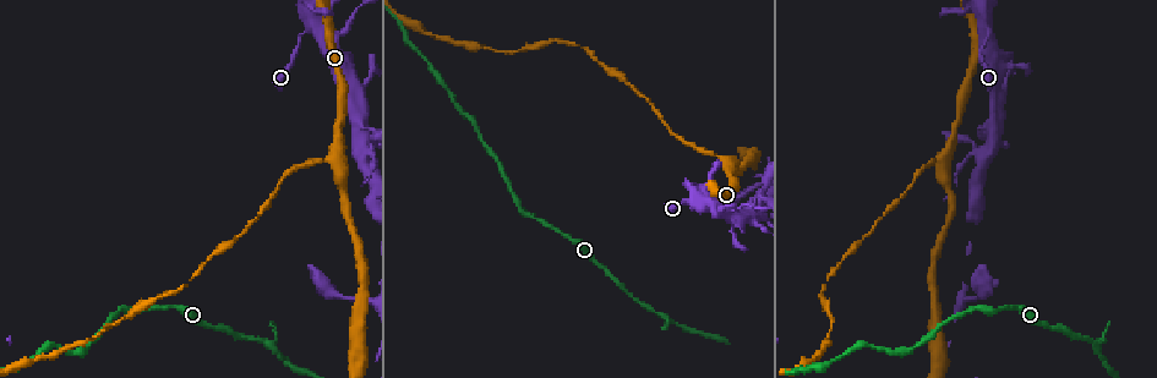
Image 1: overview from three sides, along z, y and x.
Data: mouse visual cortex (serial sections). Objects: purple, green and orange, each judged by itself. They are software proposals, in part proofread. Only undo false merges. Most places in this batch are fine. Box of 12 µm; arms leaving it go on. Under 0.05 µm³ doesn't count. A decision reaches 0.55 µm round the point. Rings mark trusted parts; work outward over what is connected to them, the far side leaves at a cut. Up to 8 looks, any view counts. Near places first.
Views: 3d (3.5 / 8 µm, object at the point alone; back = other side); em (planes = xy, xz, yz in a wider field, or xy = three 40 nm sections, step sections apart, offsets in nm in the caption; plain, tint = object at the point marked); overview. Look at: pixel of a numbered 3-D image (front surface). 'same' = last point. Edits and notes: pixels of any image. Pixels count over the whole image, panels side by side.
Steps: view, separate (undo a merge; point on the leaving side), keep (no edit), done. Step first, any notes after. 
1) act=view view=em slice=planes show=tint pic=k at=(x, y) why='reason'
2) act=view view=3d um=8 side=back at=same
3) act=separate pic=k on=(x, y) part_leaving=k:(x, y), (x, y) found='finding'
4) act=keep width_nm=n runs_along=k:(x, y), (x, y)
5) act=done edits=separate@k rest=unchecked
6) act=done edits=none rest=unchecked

act=view view=3d um=3.5 pic=1 at=(944, 151) why='three-way junction'

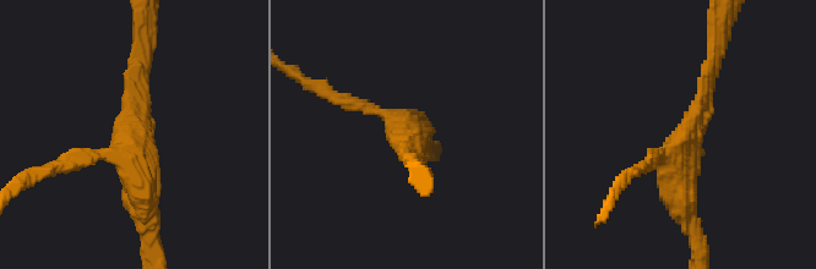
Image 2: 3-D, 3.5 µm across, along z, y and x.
act=view view=em slice=xy step=3 show=plain pic=2 at=(132, 140) arms=3 arm_widths_nm=150,200,400

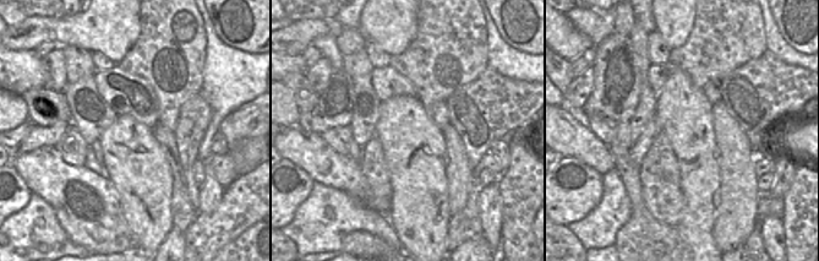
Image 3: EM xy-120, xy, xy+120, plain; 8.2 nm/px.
act=view view=em slice=xy step=3 show=tint at=same

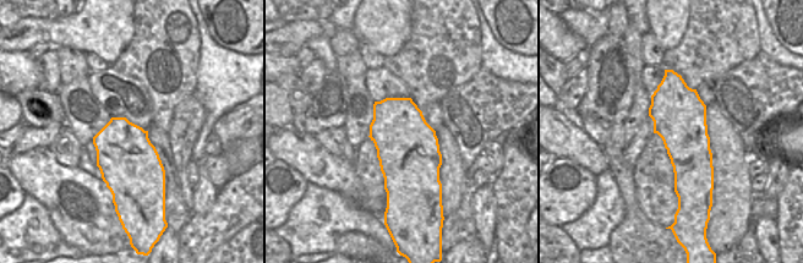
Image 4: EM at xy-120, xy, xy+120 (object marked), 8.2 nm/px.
act=keep runs_along=2:(714, 65), (683, 140), (689, 219) found='continuous, no second cell'

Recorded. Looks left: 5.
act=view view=3d um=8 pic=1 at=(314, 26)

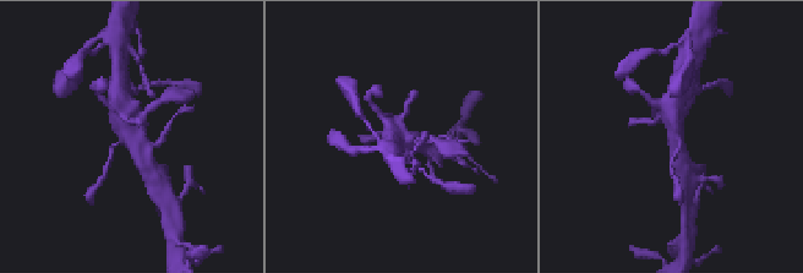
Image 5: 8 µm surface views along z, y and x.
act=view view=3d um=3.5 side=back pic=5 at=(677, 137)

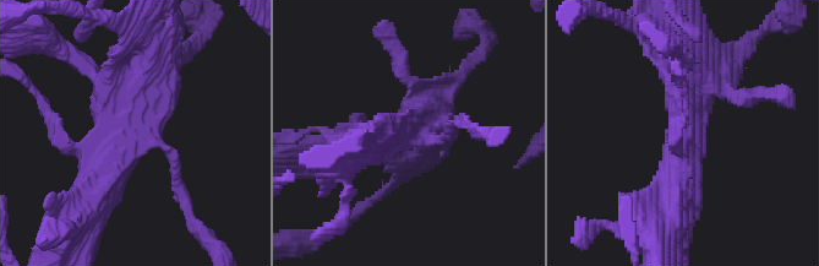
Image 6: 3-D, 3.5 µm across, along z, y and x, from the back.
act=view view=em slice=planes show=tint pic=6 at=(685, 132)

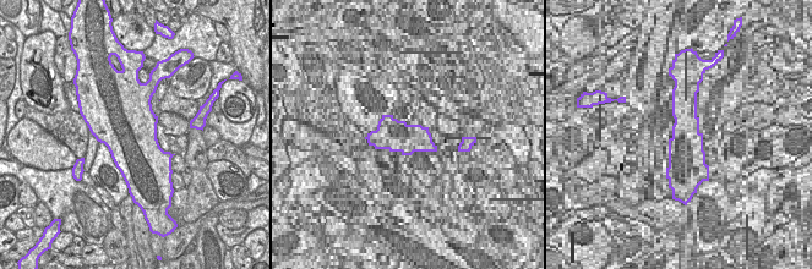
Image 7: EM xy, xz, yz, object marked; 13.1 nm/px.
act=keep runs_along=6:(459, 120), (437, 140), (369, 142) found='all the same cell'

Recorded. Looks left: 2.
act=done edits=none rest=unchecked

